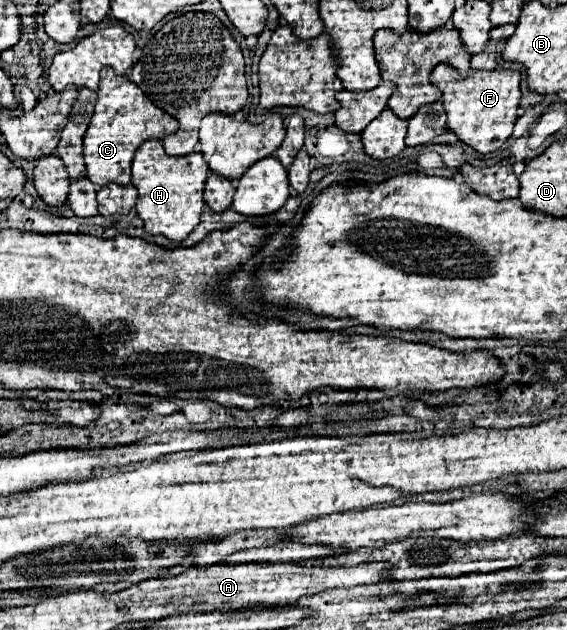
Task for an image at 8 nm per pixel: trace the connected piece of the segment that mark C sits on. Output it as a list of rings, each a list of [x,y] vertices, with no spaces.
[[[111,68],[101,70],[99,82],[99,100],[95,106],[95,114],[91,118],[91,126],[87,128],[83,150],[87,162],[87,178],[93,184],[105,186],[115,182],[119,186],[127,186],[131,182],[131,160],[135,150],[145,140],[163,140],[169,134],[179,130],[179,122],[171,118],[167,112],[157,108],[139,86],[131,84],[127,76],[117,76]]]

